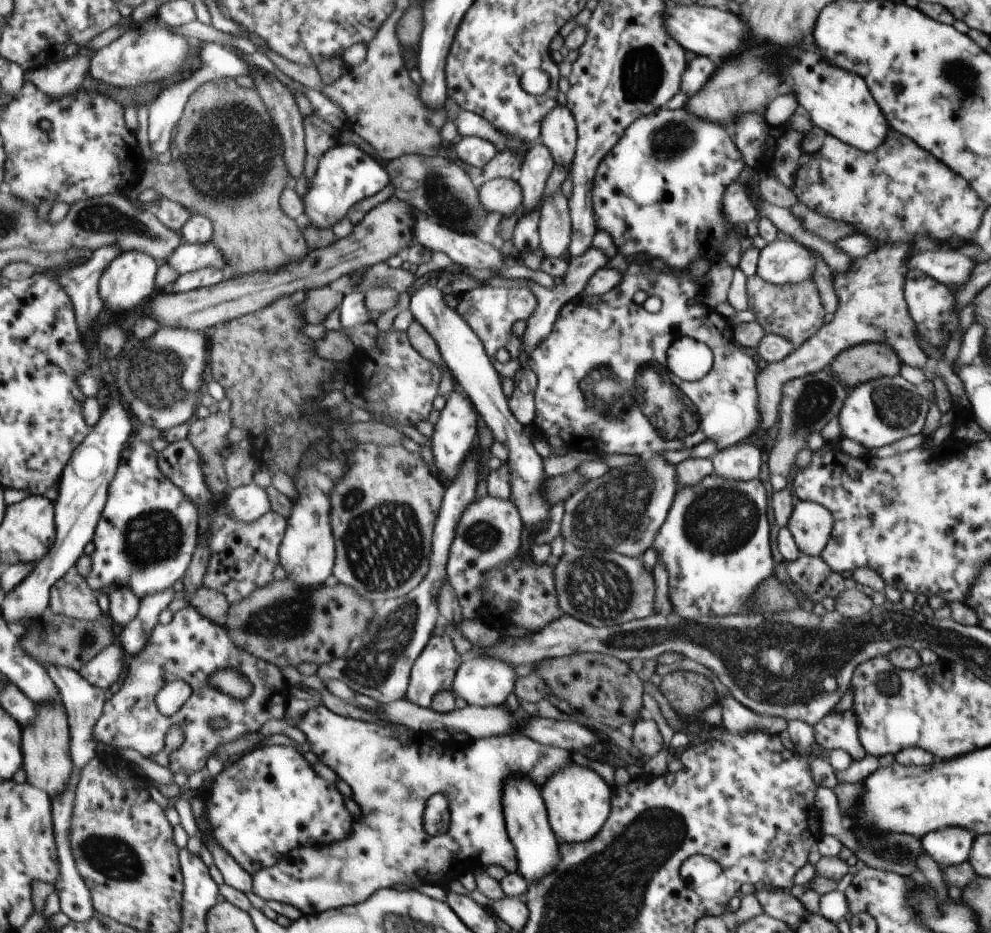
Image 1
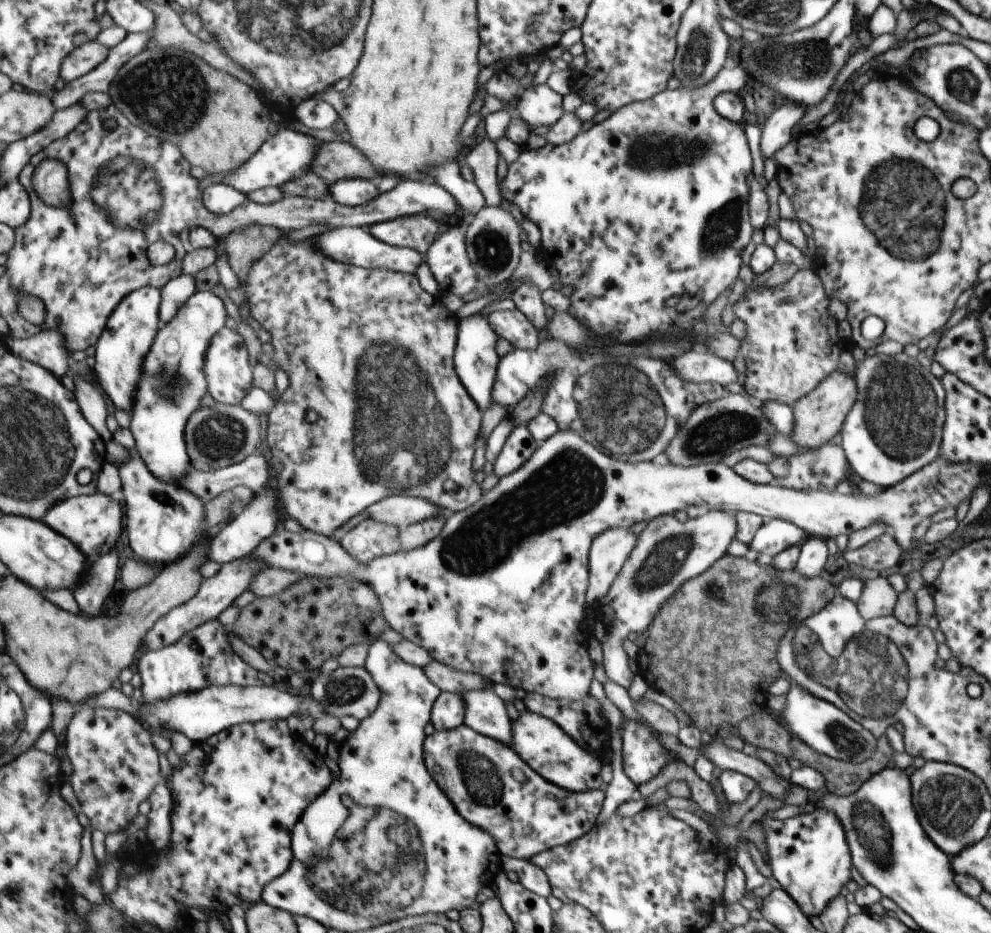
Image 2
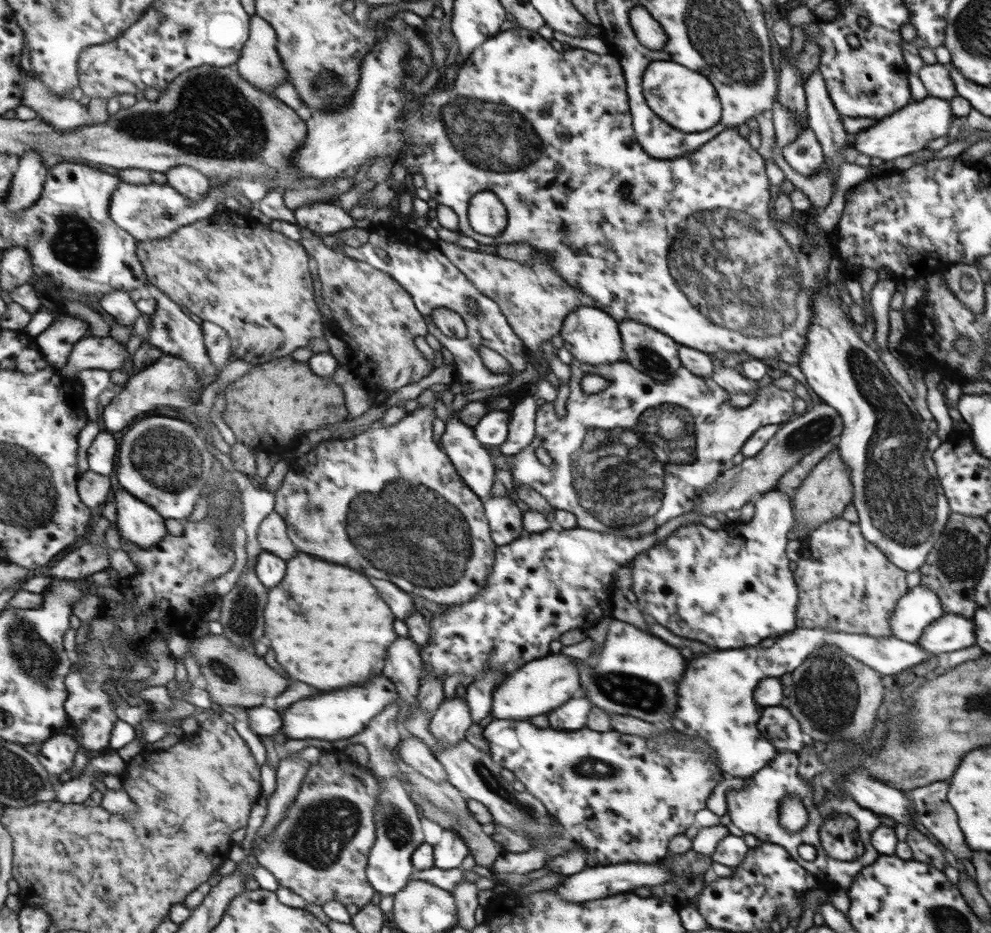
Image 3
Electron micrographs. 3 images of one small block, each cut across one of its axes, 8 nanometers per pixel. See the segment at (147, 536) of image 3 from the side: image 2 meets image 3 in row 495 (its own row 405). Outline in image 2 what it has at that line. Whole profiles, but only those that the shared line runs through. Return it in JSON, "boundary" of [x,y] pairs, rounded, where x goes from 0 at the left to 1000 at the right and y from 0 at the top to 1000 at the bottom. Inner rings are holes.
{"boundary":[[[147,307],[127,317],[116,330],[114,339],[110,341],[109,350],[96,371],[97,382],[92,386],[94,400],[101,418],[120,439],[134,442],[136,424],[140,420],[144,388],[150,382],[158,357],[164,348],[161,339],[163,319],[163,310],[153,307]]]}

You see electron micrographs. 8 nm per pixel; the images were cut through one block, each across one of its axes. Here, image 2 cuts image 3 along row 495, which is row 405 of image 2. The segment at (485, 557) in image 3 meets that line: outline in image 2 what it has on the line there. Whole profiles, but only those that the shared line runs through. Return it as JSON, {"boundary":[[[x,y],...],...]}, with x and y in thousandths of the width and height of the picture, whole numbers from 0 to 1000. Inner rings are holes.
{"boundary":[[[286,248],[283,258],[263,279],[255,282],[246,305],[254,340],[273,360],[272,365],[276,372],[274,385],[292,405],[291,416],[282,424],[275,442],[270,446],[268,461],[268,474],[272,484],[286,497],[283,508],[276,510],[275,518],[281,523],[287,553],[300,557],[310,569],[335,577],[338,568],[350,562],[358,551],[370,547],[376,539],[392,532],[408,529],[432,536],[451,551],[475,543],[489,529],[489,519],[481,514],[481,504],[484,502],[481,498],[481,472],[485,472],[483,467],[485,467],[485,454],[489,454],[489,446],[487,446],[489,439],[486,441],[485,437],[481,437],[481,433],[477,433],[476,426],[469,420],[468,413],[457,399],[455,379],[459,371],[459,345],[455,343],[459,343],[459,339],[451,334],[445,337],[447,332],[445,324],[435,319],[435,316],[423,307],[419,295],[405,294],[385,287],[359,286],[346,281],[340,283],[328,277],[326,270],[318,266],[316,256],[293,259],[290,257],[290,251],[292,248]],[[349,394],[356,394],[356,414],[349,413],[352,412],[350,407],[354,407],[349,404]]]}

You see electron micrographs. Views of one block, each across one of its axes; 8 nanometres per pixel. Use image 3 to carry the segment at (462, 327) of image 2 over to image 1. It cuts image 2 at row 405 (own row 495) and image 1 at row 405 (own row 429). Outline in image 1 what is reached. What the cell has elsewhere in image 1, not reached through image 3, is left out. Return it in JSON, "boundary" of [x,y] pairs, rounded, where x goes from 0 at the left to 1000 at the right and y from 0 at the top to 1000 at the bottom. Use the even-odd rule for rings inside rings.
{"boundary":[[[457,417],[451,422],[451,427],[447,430],[448,434],[440,441],[438,447],[434,482],[437,491],[437,507],[447,520],[450,520],[463,508],[464,502],[475,482],[473,478],[475,478],[475,472],[479,469],[481,442],[471,422],[461,417]]]}

